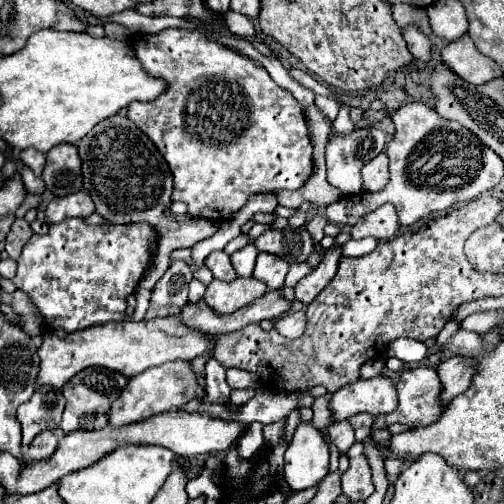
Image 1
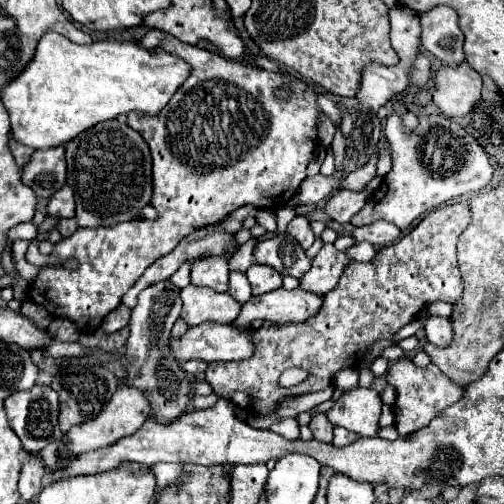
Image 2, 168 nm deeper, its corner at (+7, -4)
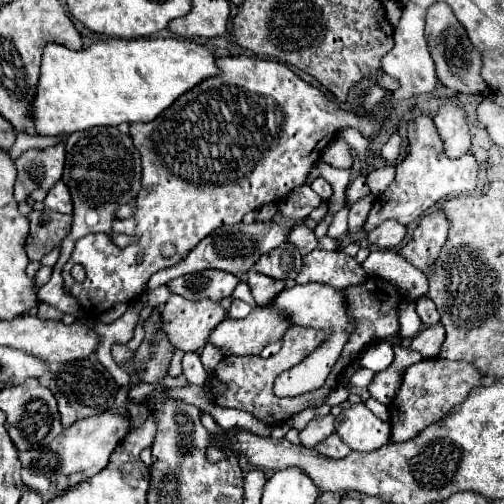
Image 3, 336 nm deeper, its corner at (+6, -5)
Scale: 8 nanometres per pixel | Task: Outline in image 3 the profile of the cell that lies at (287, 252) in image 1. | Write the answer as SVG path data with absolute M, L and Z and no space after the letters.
M288 241L278 249L272 249L270 253L262 255L254 265L258 273L264 273L274 279L282 279L282 281L296 279L296 275L300 273L300 267L302 267L302 255Z

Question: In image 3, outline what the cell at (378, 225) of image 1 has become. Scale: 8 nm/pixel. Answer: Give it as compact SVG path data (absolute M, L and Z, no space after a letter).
M384 221L368 233L368 241L378 245L380 249L392 249L402 243L404 235L406 235L404 225L400 225L398 221Z

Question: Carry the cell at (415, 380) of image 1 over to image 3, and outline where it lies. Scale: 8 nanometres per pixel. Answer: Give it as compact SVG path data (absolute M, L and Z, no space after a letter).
M426 359L404 371L402 385L398 395L388 405L390 425L392 425L392 443L402 443L414 439L428 425L446 417L456 405L460 405L470 389L482 385L484 375L466 361L448 361L448 359Z

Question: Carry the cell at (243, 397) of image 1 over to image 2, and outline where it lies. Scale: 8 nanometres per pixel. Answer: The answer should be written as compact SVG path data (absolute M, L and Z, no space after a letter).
M211 394L211 396L195 396L195 398L191 398L191 408L209 408L209 406L213 406L217 400L219 400L221 396L217 396L217 394Z

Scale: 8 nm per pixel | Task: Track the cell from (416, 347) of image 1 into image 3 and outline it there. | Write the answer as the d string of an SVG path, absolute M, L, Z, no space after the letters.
M376 341L376 343L368 345L360 353L358 365L366 367L366 369L370 369L374 373L380 373L380 371L384 371L384 369L388 369L392 365L392 359L394 359L392 347L386 341Z

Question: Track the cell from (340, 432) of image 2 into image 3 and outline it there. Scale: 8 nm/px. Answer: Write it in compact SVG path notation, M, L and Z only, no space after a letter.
M332 433L328 439L318 443L314 449L316 449L316 453L332 457L332 459L344 459L350 453L350 447L344 441L338 441L336 433Z

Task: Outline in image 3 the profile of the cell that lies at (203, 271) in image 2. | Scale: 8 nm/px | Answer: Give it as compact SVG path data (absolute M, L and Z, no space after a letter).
M206 269L202 273L176 277L176 279L168 281L166 287L172 293L184 297L184 299L192 299L192 301L202 301L202 299L222 301L224 297L232 295L232 291L234 291L234 287L238 283L240 283L240 279L234 277L232 273L218 271L218 269Z

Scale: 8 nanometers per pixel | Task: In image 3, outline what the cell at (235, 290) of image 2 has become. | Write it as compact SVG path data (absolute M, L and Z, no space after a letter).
M234 301L228 315L230 315L232 319L244 319L244 317L250 315L250 311L252 311L252 307L250 307L248 303L244 303L244 301Z

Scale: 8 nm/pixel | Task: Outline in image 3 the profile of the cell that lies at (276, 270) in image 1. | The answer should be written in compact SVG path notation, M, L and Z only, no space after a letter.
M250 271L246 277L246 283L248 283L250 293L252 293L258 307L270 305L276 299L276 295L284 289L282 281L274 281L274 279L270 279L258 271Z

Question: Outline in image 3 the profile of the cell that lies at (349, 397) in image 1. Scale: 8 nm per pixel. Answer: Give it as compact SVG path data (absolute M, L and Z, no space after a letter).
M356 403L336 417L336 435L352 451L370 453L388 443L390 425L378 419L364 403Z

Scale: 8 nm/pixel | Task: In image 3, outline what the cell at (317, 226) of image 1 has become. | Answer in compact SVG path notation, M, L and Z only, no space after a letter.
M296 225L296 227L290 231L288 241L294 243L302 255L308 255L312 249L318 247L318 241L316 241L314 233L312 233L306 225Z

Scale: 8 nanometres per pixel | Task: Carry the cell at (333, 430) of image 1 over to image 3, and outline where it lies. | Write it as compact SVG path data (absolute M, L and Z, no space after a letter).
M318 415L300 431L300 441L304 447L314 447L318 441L324 441L332 433L334 433L334 415Z

